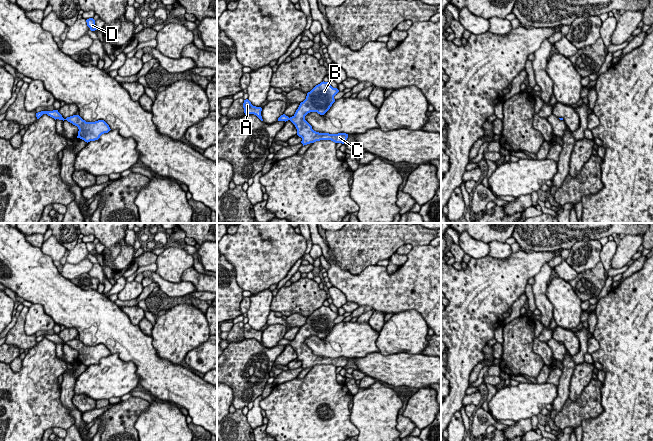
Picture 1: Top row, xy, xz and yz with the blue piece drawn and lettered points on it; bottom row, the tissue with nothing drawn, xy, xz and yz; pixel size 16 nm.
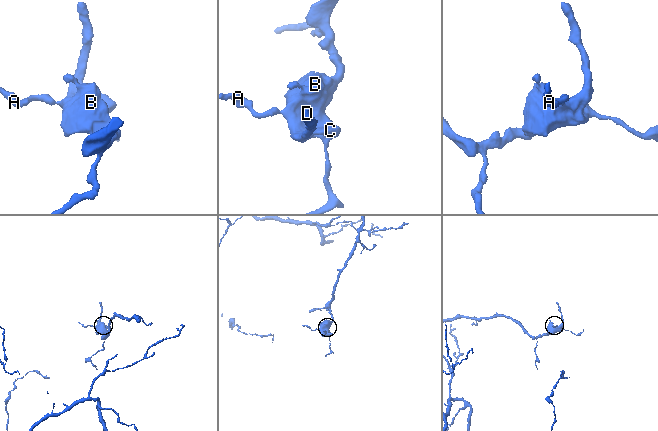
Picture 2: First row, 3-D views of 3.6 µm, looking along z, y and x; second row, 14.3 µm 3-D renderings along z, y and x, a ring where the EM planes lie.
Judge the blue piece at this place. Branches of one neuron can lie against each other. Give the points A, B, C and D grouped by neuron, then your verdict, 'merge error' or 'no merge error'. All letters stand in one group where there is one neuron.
A / B C D; merge error

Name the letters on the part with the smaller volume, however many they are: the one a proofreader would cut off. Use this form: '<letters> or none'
A

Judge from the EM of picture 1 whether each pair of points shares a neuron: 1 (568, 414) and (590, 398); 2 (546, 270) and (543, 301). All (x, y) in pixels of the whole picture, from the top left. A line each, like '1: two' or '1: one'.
1: one
2: one

